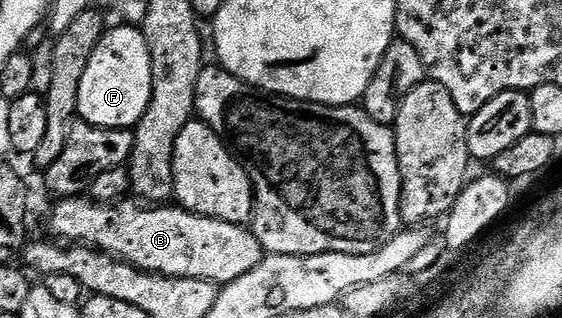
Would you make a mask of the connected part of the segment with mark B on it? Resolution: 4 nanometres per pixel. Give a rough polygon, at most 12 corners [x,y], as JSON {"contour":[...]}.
{"contour":[[67,197],[54,238],[220,287],[263,256],[252,228],[180,207]]}

